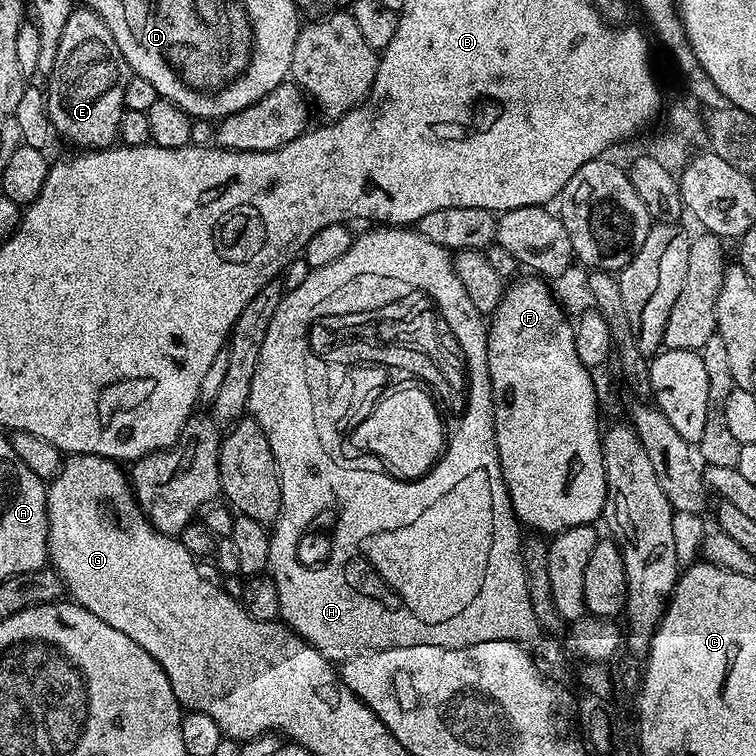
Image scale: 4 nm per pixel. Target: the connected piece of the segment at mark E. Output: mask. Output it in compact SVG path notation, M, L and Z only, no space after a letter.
M87 6L77 7L62 30L54 70L46 78L48 120L55 135L77 144L80 150L111 148L120 135L125 112L124 95L130 69L114 42L114 34L97 12Z

